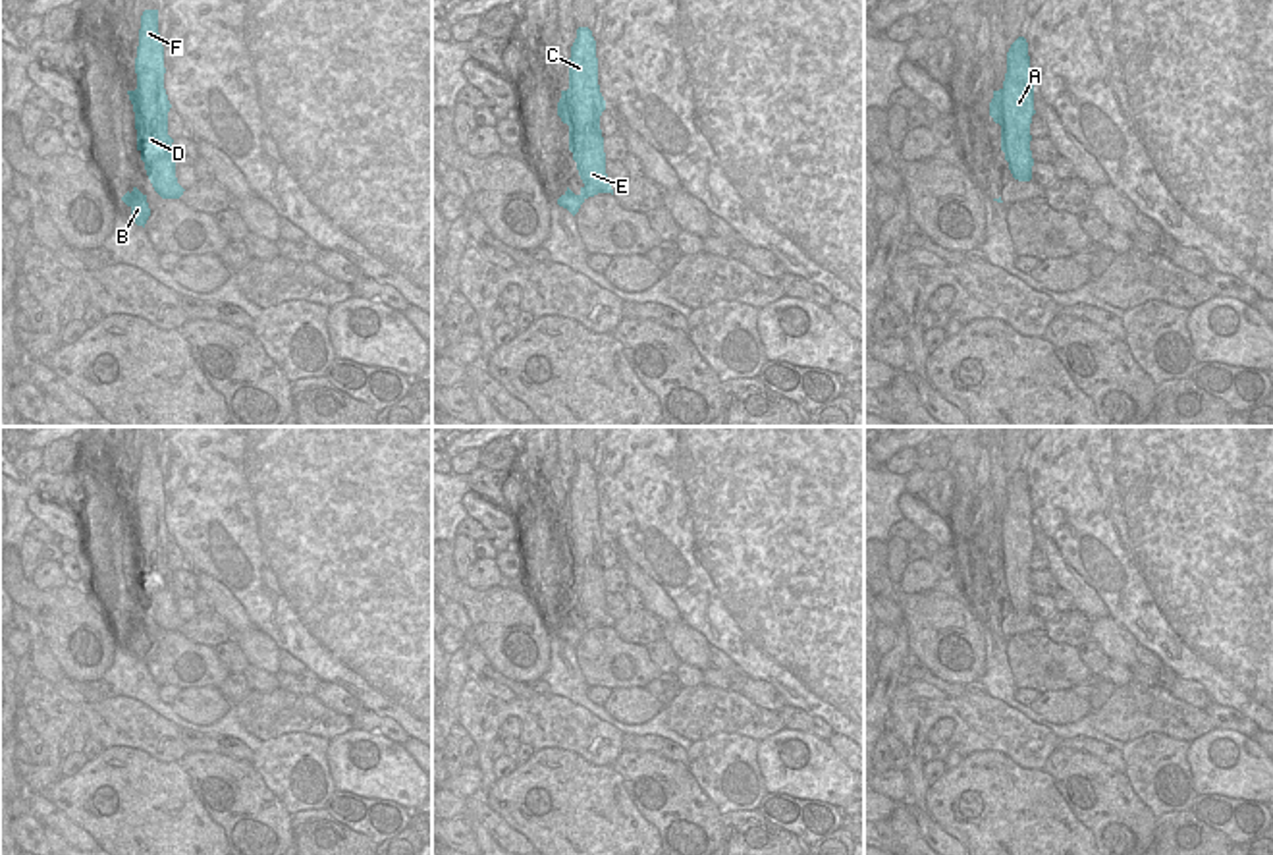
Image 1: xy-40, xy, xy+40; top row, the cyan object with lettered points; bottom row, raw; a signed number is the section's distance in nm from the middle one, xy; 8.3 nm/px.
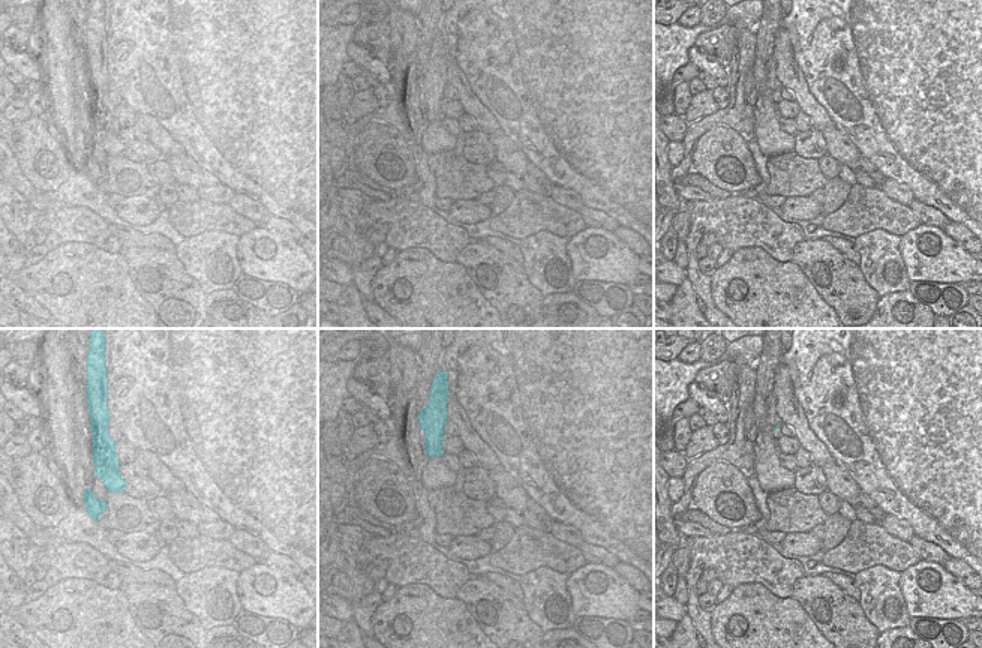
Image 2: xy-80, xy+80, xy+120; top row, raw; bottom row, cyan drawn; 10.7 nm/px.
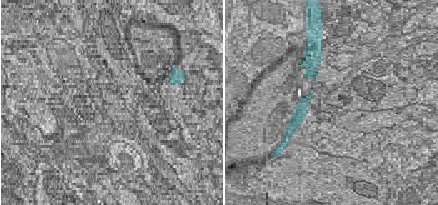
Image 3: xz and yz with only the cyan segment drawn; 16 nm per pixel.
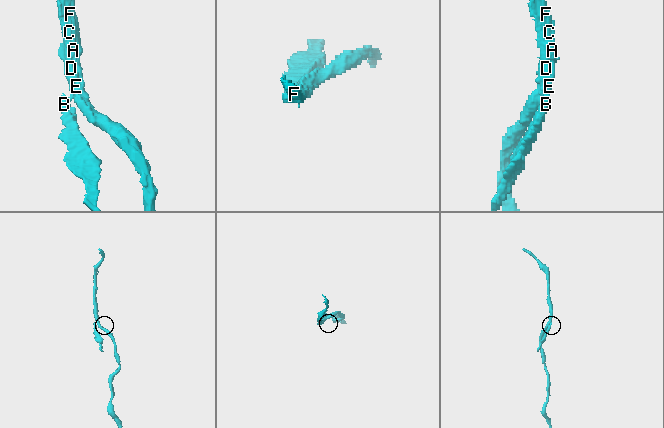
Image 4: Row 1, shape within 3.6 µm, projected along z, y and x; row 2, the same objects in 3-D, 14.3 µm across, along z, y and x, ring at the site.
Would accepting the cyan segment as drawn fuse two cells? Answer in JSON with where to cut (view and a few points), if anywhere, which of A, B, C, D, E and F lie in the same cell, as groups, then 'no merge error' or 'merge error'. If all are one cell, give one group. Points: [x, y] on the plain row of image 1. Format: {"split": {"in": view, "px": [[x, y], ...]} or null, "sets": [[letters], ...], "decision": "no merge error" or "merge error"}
{"split": {"in": "xy", "px": [[583, 620], [587, 630]]}, "sets": [["A", "C", "D", "E", "F"], ["B"]], "decision": "merge error"}

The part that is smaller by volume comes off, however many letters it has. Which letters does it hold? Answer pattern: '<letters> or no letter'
B

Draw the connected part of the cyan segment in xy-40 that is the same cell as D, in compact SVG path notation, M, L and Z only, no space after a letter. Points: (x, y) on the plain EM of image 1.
M158 442L141 448L135 490L137 521L127 523L135 544L137 583L147 608L162 631L179 631L183 620L176 610L174 571L168 567L172 540L164 521L164 479L158 465Z

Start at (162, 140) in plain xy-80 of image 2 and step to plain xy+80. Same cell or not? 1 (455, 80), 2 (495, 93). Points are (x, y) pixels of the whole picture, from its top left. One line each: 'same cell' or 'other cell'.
1: same cell
2: other cell

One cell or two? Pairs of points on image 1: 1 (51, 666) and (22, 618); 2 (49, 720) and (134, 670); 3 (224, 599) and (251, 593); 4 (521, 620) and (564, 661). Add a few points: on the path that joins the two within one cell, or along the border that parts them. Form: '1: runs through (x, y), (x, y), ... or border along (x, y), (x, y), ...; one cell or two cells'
1: runs through (41, 655), (31, 630); one cell
2: border along (114, 695), (137, 699), (157, 713); two cells
3: border along (197, 572), (205, 572), (220, 581), (255, 626); two cells
4: border along (552, 626), (550, 666), (541, 678); two cells

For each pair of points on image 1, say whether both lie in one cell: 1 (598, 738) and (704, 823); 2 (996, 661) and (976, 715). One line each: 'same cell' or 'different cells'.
1: different cells
2: different cells

